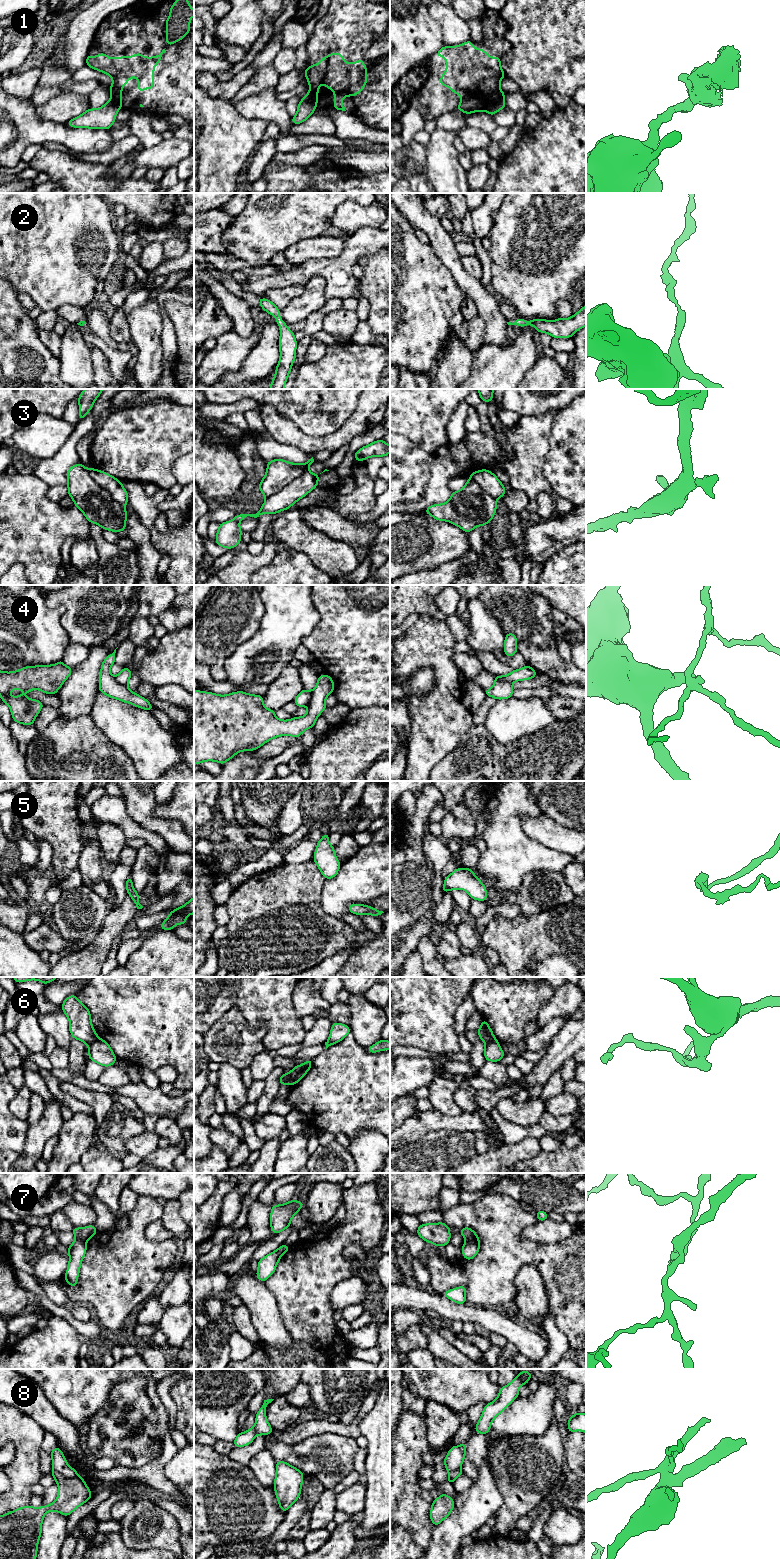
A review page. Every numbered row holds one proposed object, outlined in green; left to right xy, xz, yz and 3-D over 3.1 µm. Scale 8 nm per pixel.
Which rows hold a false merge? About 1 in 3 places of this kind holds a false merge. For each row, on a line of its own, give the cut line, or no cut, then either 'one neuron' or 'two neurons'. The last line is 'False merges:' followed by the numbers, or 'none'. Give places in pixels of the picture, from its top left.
1: cut in yz along (503, 98), (486, 111); two neurons
2: no cut; one neuron
3: cut in xy along (88, 469), (88, 474), (116, 501), (124, 506); two neurons
4: cut in yz along (495, 679), (503, 679), (511, 683); two neurons
5: no cut; one neuron
6: cut in xz along (289, 1073), (287, 1083); two neurons
7: cut in xy along (80, 1228), (80, 1234), (85, 1242); two neurons
8: cut in xy along (53, 1469), (66, 1476), (77, 1475); two neurons
False merges: 1, 3, 4, 6, 7, 8

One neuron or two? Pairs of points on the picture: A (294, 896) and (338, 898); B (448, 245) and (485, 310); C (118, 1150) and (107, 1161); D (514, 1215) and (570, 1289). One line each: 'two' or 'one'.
A: two
B: one
C: two
D: one

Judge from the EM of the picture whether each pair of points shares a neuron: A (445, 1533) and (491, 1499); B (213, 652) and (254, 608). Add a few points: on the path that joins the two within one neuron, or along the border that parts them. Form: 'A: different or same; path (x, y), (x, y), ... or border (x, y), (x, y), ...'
A: same; path (456, 1526), (480, 1503)
B: same; path (221, 641), (243, 619)

